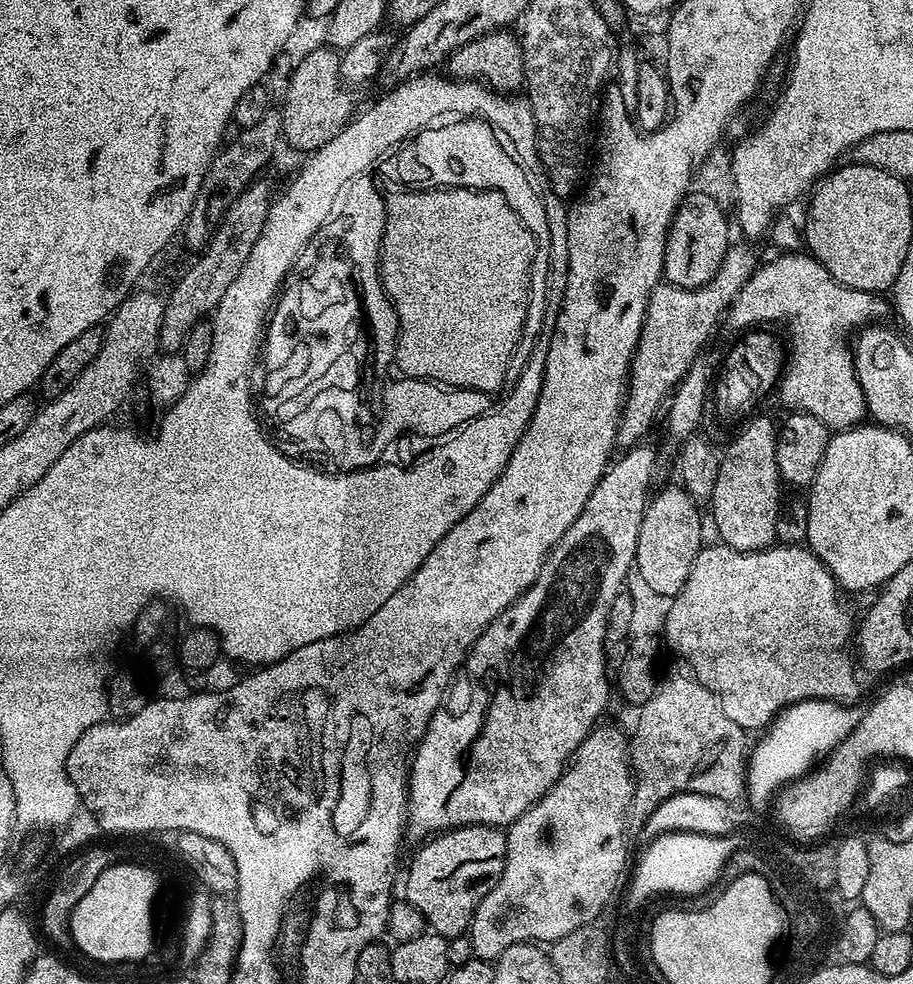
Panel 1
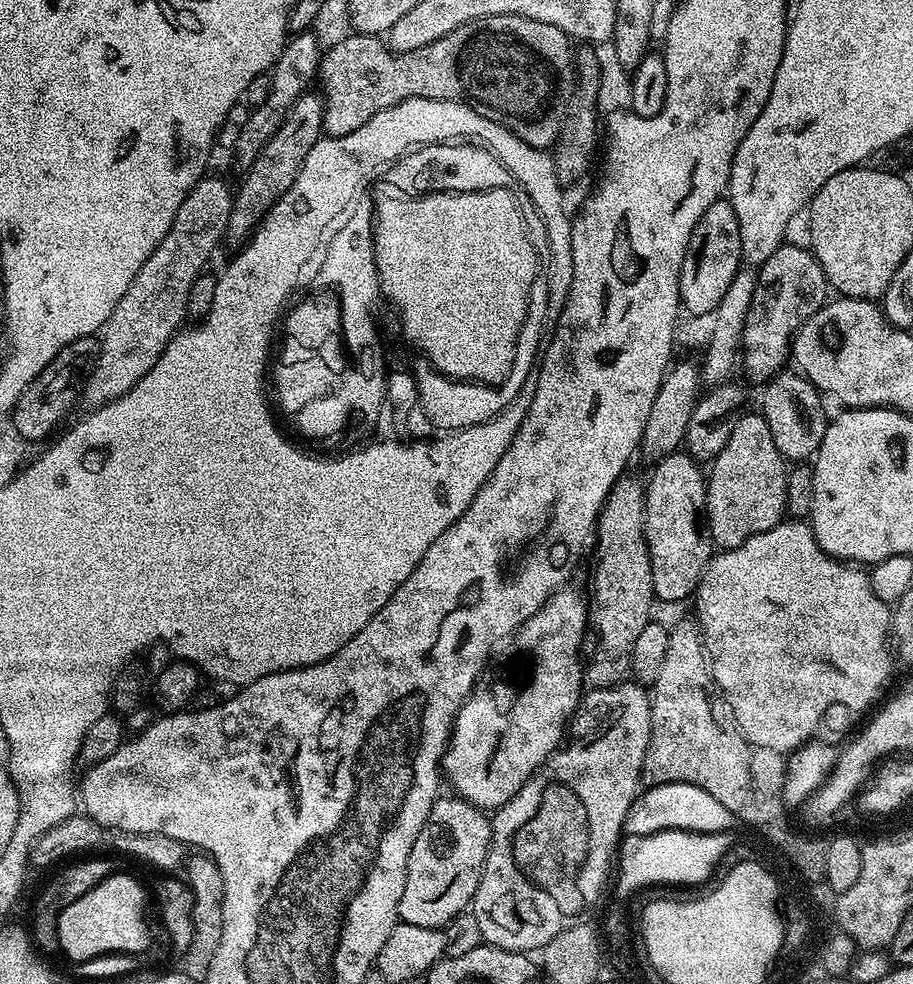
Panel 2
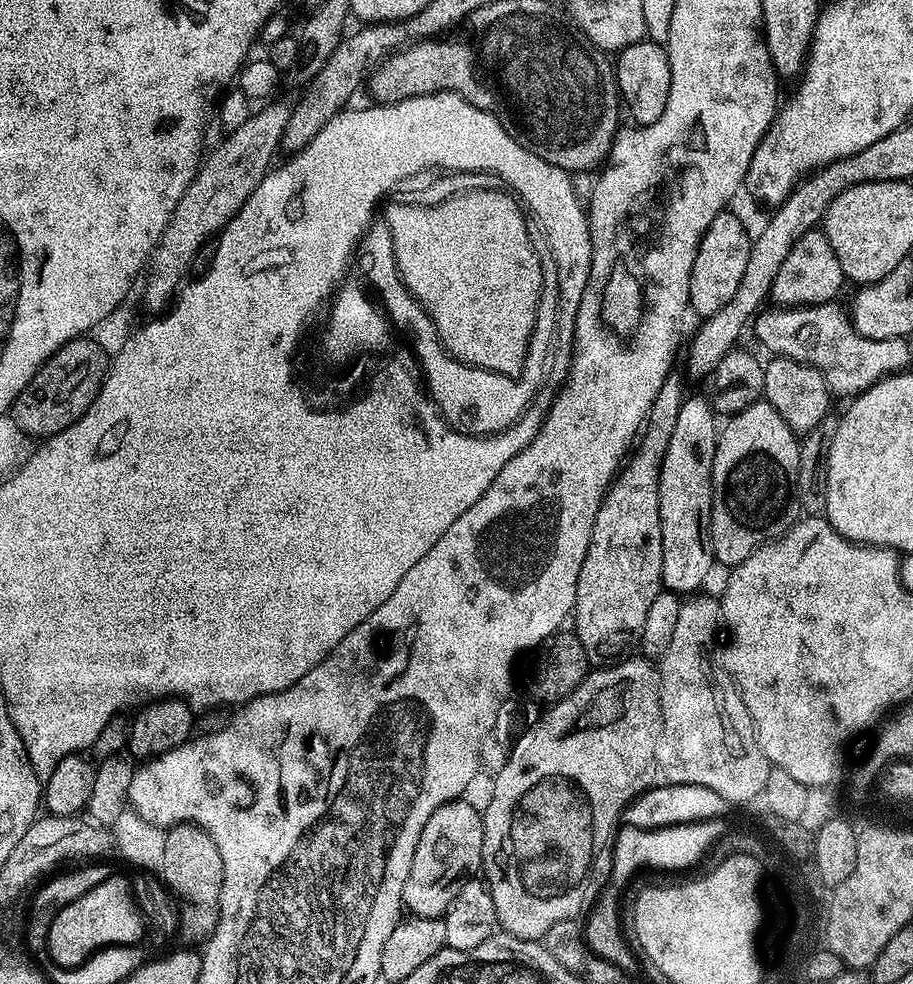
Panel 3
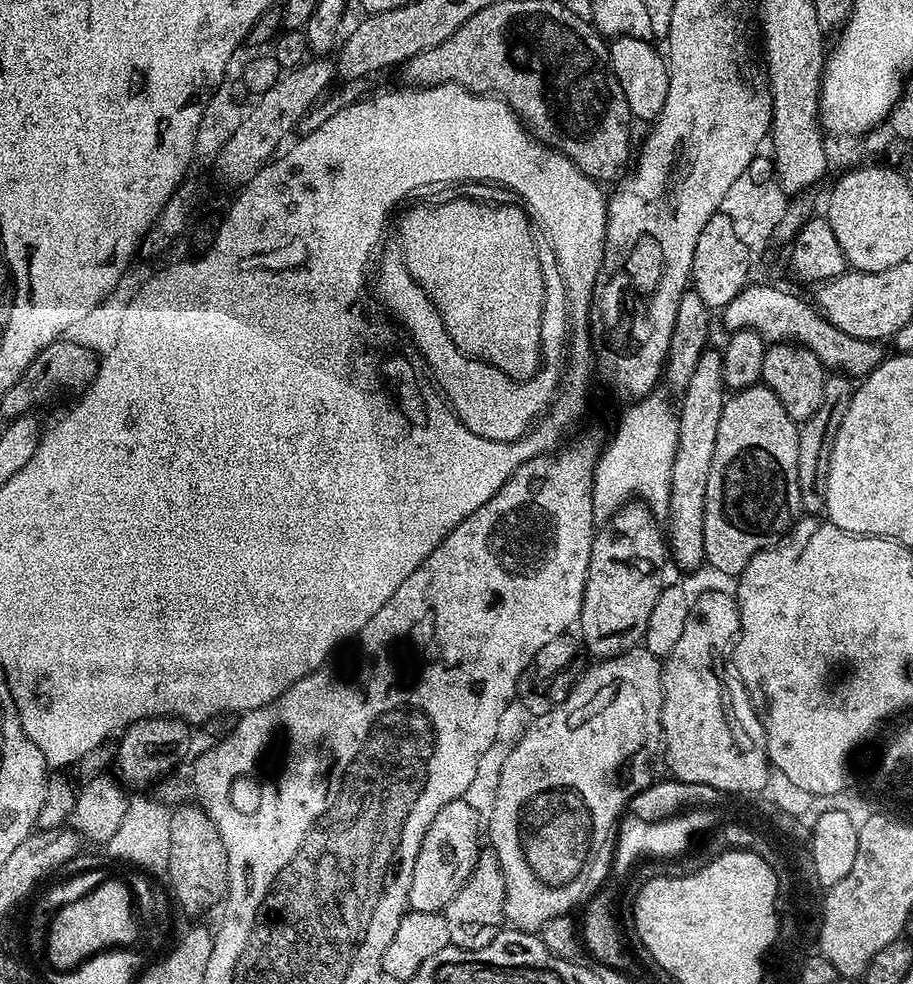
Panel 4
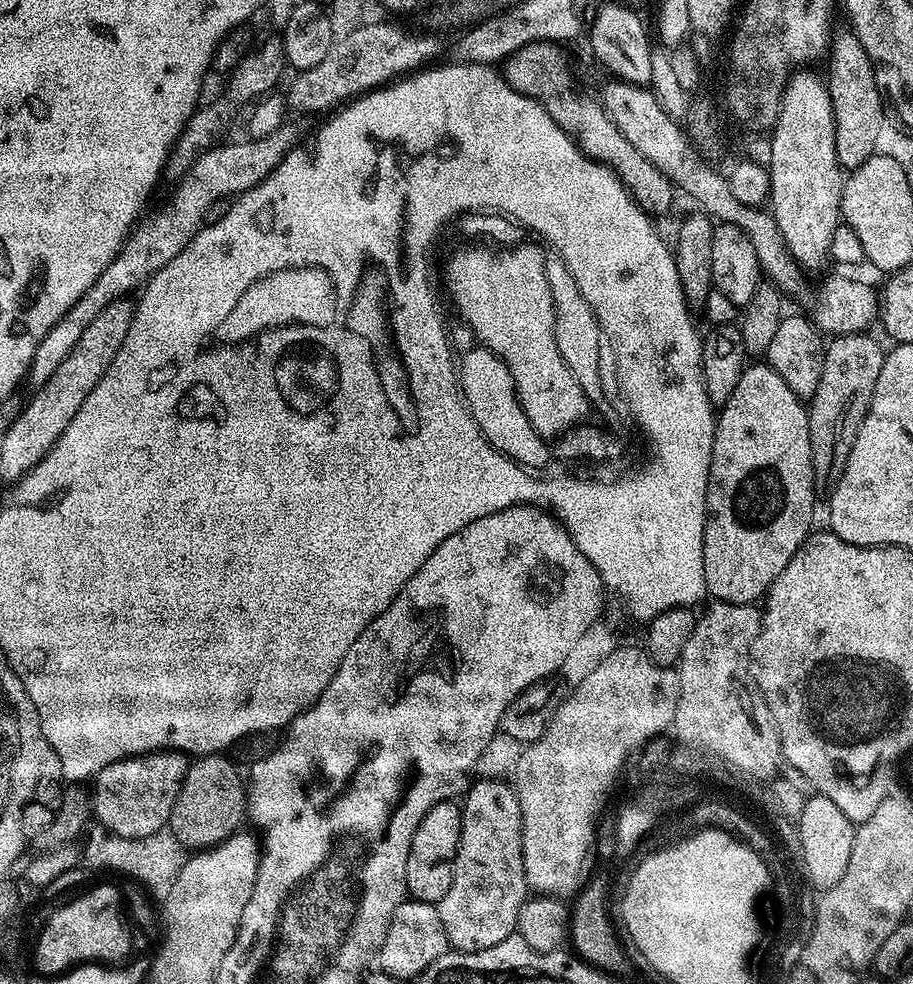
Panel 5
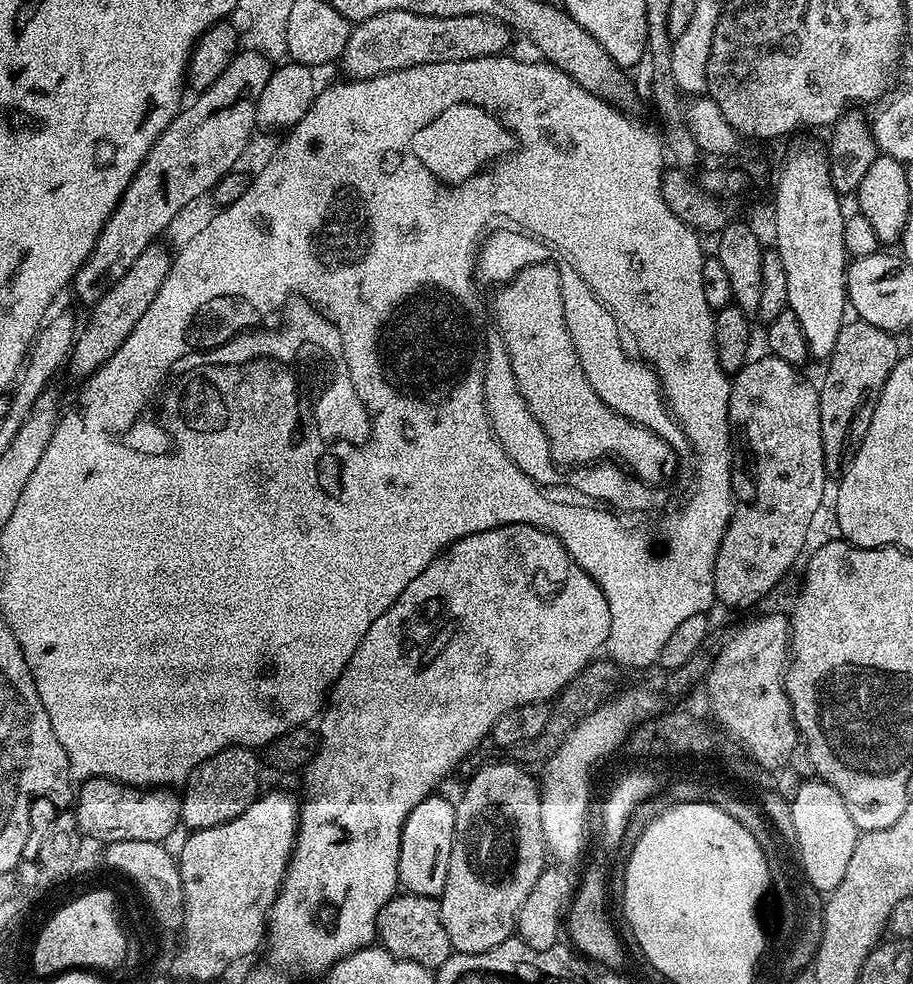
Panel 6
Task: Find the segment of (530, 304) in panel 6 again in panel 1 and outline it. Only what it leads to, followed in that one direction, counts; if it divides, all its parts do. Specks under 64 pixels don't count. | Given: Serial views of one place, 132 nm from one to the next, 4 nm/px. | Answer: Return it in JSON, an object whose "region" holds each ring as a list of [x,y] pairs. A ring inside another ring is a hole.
{"region":[[[397,186],[384,196],[384,243],[380,253],[380,278],[384,283],[384,292],[400,321],[400,330],[396,334],[394,364],[403,375],[418,380],[432,381],[445,389],[461,389],[469,392],[496,392],[508,380],[508,367],[514,350],[524,333],[524,323],[528,313],[528,292],[532,281],[532,263],[536,257],[536,239],[534,234],[518,218],[518,214],[506,202],[502,193],[495,190],[477,190],[475,188],[433,187],[431,190],[409,190]]]}

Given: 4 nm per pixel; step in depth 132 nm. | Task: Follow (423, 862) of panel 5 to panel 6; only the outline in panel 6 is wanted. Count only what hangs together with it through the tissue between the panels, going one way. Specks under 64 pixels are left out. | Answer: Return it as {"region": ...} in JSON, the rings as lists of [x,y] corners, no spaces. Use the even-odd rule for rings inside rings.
{"region":[[[441,794],[426,797],[406,818],[398,850],[399,887],[415,896],[438,898],[446,886],[446,870],[450,870],[450,850],[454,846],[455,803]]]}

